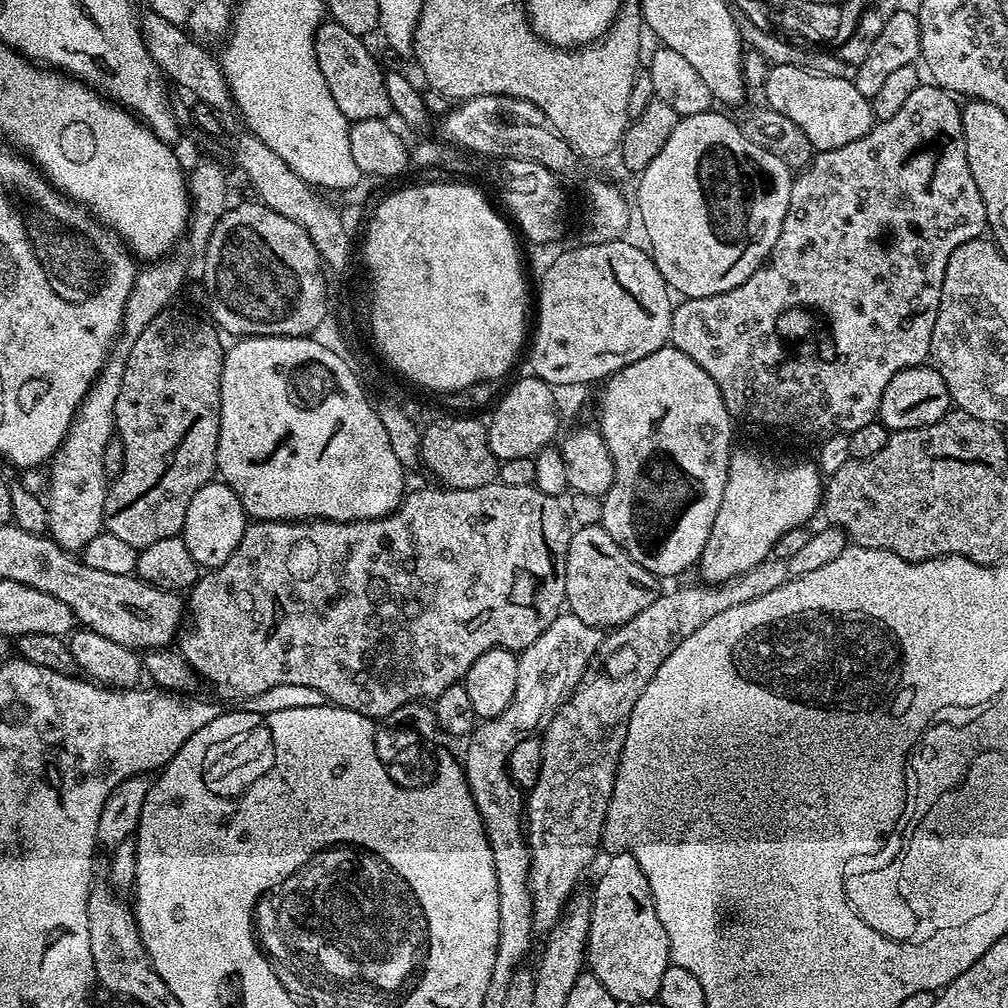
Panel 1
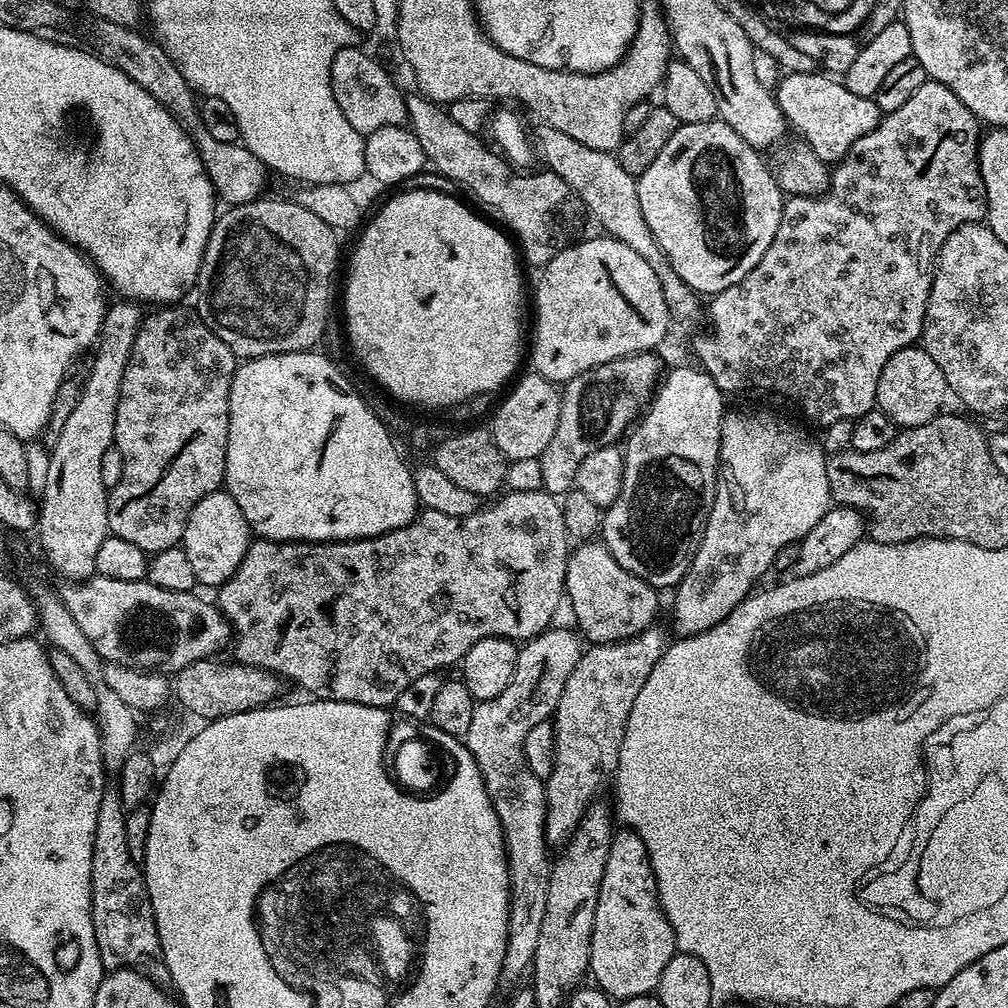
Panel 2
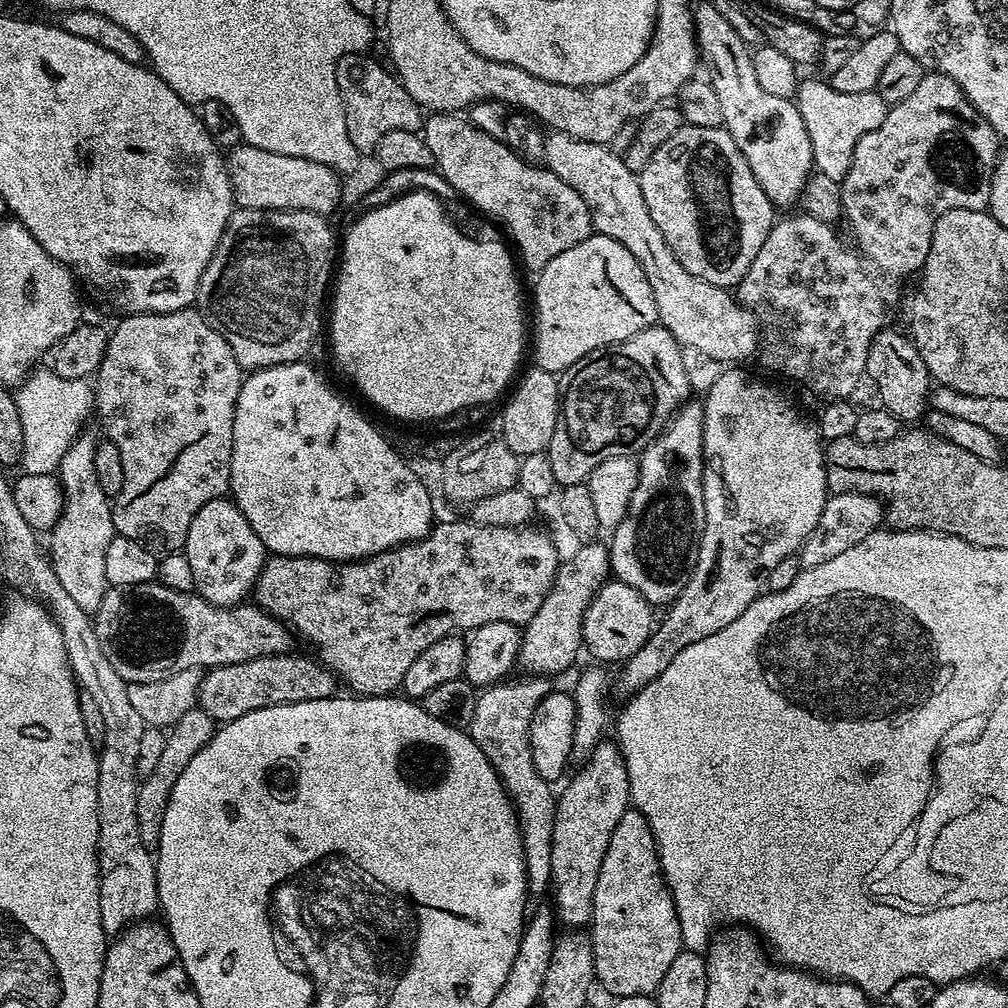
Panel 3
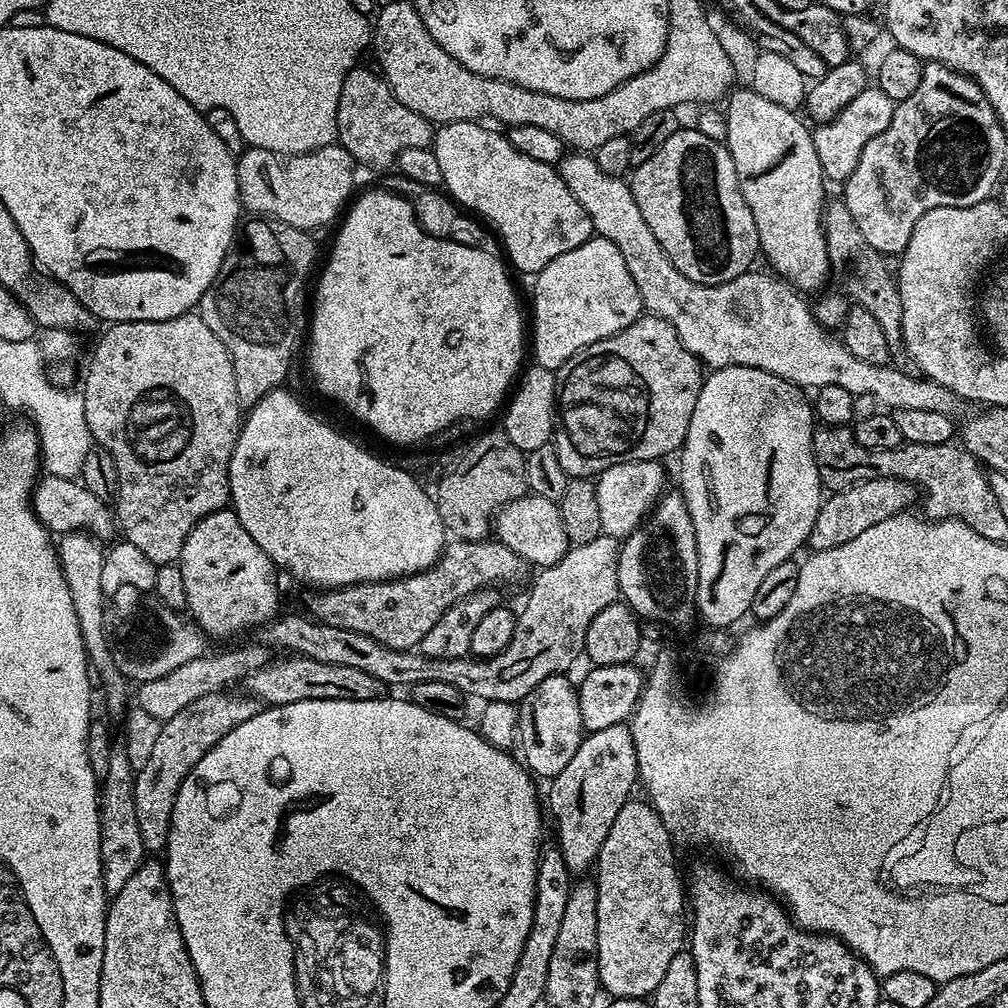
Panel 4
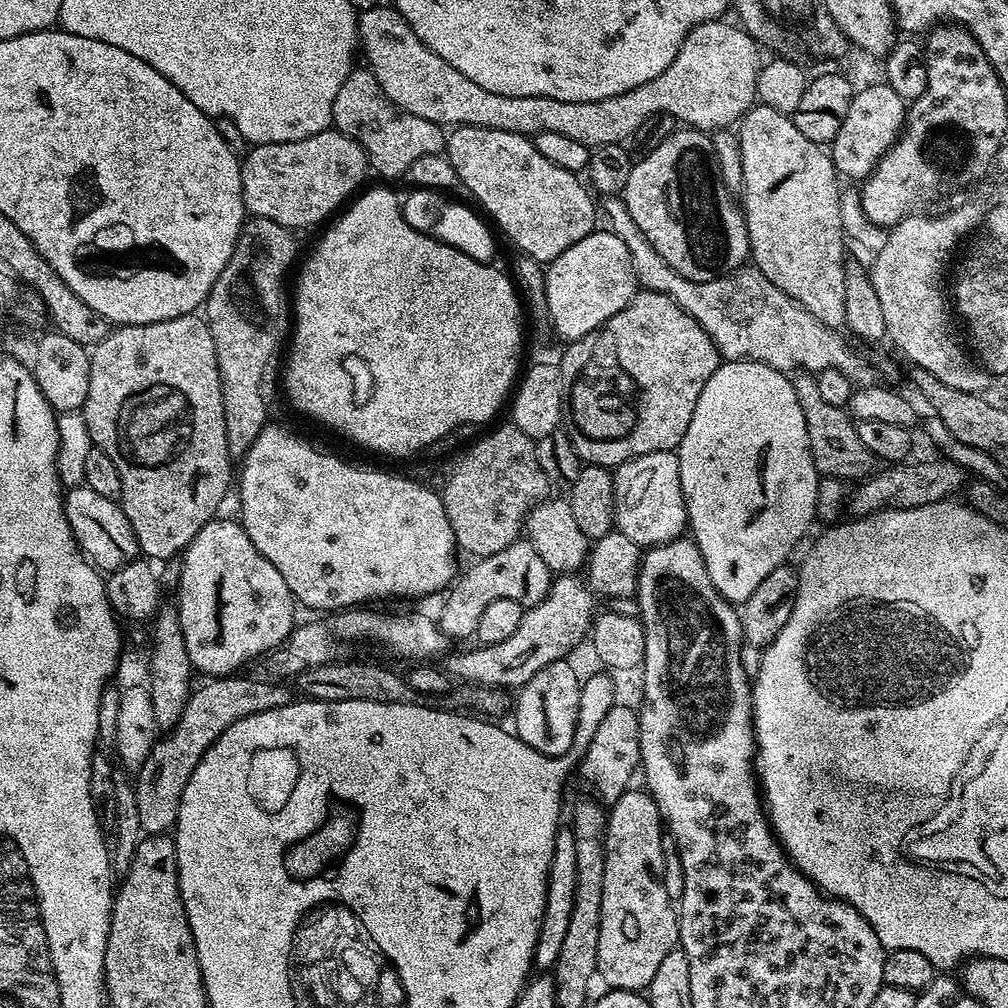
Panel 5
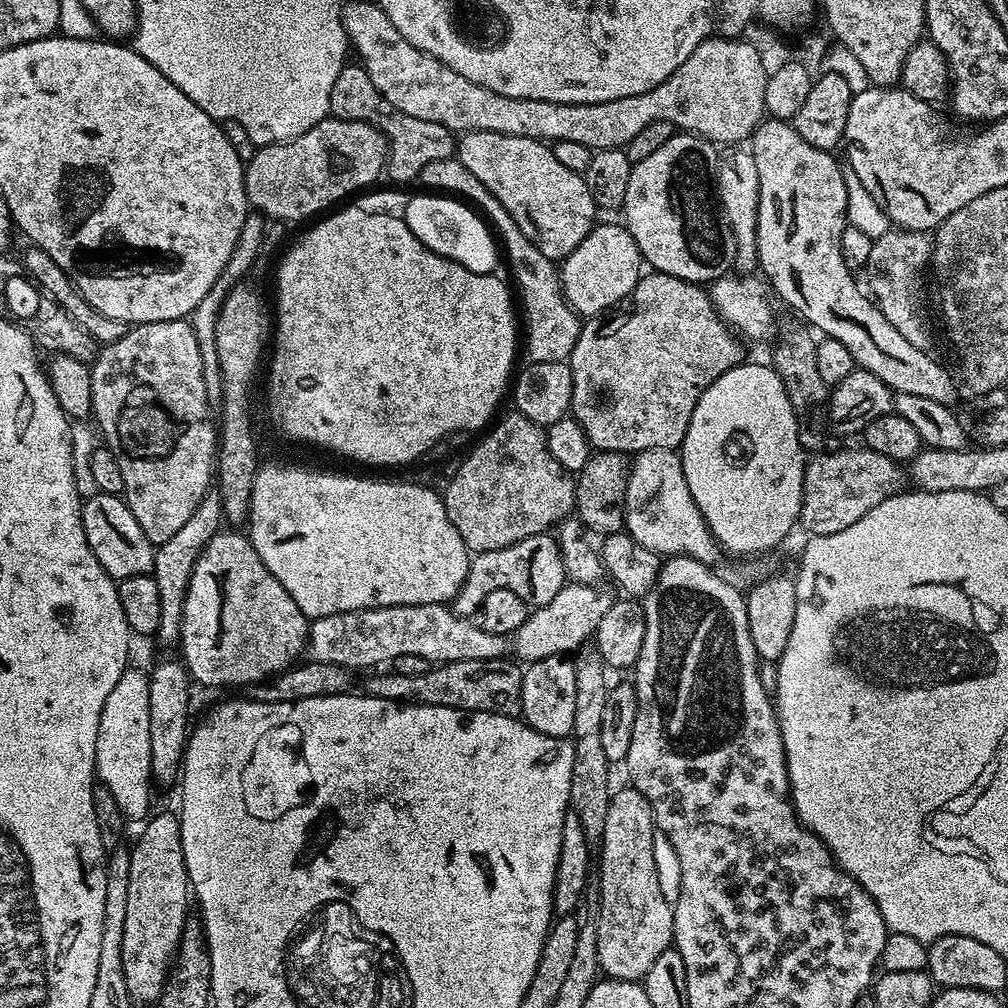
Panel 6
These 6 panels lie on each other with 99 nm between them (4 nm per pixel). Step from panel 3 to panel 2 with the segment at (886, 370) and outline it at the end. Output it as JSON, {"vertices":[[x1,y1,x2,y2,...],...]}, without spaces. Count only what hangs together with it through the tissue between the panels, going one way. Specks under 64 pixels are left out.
{"vertices":[[915,343,886,350,881,358,875,407,885,412,897,426,904,428,925,424,941,415,943,408,940,407,944,404,944,395,947,397,950,390,946,382,930,378,927,367,922,366]]}

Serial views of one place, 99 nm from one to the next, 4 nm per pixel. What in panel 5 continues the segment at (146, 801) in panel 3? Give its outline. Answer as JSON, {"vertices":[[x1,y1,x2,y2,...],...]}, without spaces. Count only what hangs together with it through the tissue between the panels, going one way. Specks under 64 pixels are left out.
{"vertices":[[233,674,212,678,204,683,208,684,201,688,199,685,193,691,192,697,186,702,186,710,182,710,182,718,171,732,157,739,146,762,138,769,134,785,144,834,158,836,175,829,178,806,182,802,186,782,190,782,190,774,194,774,206,750,230,725,247,716,262,714,290,703,290,696,283,688,285,685,280,682,258,682,244,674]]}

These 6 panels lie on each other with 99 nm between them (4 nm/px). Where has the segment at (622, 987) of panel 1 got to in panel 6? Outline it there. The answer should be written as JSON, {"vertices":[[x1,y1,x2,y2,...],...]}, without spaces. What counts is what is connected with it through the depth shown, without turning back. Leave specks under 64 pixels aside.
{"vertices":[[625,786,611,793,608,797,608,809,606,810,606,826,604,833,600,839,600,857,598,859,598,873,600,875,600,917,597,922,598,944,597,958,599,960,599,971,605,977,614,980,635,980,643,981,645,974,650,970,650,966,654,966,658,954,662,954,666,949,673,947,674,937,672,934,672,910,673,905,664,897,664,888,660,885,660,868,656,865,656,836,658,840,658,829,655,820,652,818,652,807,650,802,646,802,646,798,638,789,631,786]]}

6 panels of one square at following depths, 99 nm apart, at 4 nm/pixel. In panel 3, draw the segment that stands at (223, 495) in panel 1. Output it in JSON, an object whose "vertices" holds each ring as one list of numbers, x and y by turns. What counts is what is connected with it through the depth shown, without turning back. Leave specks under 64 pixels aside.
{"vertices":[[228,498,206,502,194,514,182,551,194,573,195,595,220,608,239,605,247,597,244,595,253,591,256,576,266,559,266,549,258,534,254,534,250,522,246,522]]}

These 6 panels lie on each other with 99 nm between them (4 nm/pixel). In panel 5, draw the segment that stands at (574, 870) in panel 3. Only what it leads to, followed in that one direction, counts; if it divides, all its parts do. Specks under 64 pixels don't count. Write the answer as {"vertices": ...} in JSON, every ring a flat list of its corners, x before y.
{"vertices":[[617,702,607,709,600,725,592,732,592,741,584,752,580,772,592,783,592,788,605,800,605,805,615,804,616,799,629,791,632,775,640,768,640,717,637,709,627,708]]}

